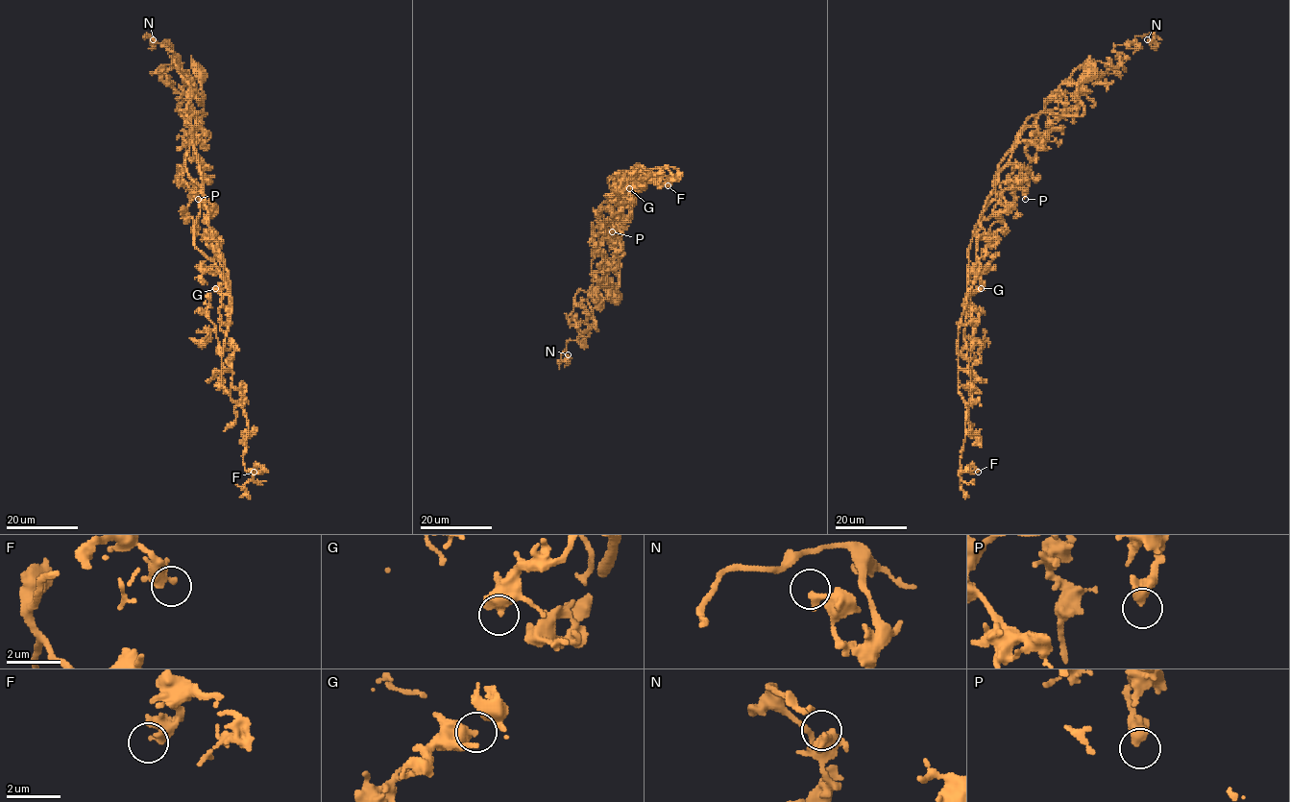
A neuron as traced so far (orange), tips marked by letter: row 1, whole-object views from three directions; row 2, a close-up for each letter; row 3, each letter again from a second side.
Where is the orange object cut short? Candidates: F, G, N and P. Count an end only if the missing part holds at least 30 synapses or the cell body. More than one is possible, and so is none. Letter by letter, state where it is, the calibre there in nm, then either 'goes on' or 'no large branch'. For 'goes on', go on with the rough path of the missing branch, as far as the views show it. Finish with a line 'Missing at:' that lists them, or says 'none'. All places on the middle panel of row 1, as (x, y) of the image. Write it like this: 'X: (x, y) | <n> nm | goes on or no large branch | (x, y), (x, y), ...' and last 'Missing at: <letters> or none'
F: (668, 185) | 200 nm | no large branch
G: (629, 188) | 460 nm | no large branch
N: (568, 354) | 400 nm | no large branch
P: (612, 231) | 480 nm | no large branch
Missing at: none

